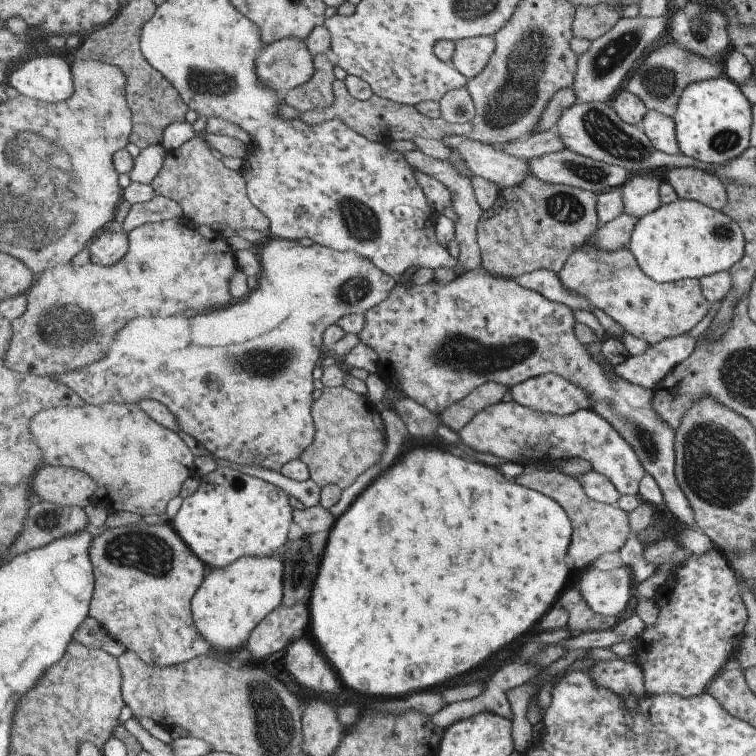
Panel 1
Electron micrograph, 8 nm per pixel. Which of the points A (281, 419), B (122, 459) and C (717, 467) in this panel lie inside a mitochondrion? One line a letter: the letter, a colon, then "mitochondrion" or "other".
A: other
B: other
C: mitochondrion

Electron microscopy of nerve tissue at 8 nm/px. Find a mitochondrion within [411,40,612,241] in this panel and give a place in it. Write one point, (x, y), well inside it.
(564, 209)

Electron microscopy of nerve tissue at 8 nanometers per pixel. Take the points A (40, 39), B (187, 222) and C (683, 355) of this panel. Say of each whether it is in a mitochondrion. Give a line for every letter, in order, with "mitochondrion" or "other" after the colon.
A: other
B: other
C: other

